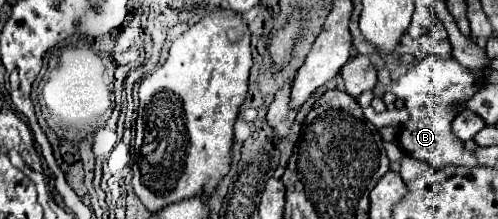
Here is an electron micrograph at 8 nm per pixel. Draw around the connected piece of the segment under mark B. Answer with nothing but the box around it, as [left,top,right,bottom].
[388,55,480,167]

